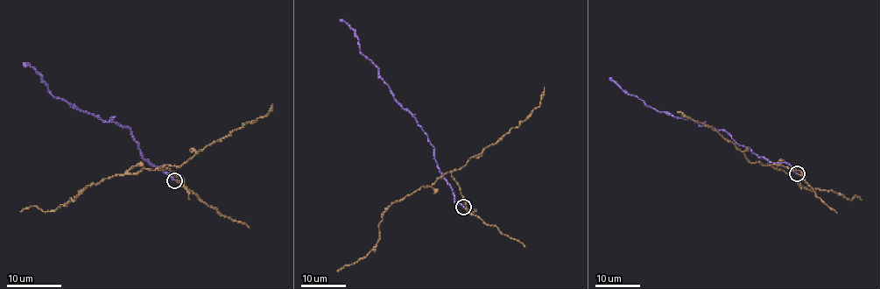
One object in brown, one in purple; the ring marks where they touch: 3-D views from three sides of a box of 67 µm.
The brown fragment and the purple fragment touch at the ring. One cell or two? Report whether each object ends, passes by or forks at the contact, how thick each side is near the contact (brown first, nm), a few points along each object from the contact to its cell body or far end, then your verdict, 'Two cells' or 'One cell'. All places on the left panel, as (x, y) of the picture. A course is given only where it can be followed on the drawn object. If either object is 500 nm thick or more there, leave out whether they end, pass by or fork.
At the ring brown ends. At the ring purple ends. Thickness 140 nm (brown) against 240 nm. Course of brown: (174, 179), (181, 177), (169, 169), (143, 169), (90, 184), (54, 211), (44, 211), (35, 206), (20, 211). Course of purple: (174, 179), (162, 166), (154, 166), (143, 158), (130, 129), (103, 122), (56, 98), (42, 78), (23, 62). Two cells

